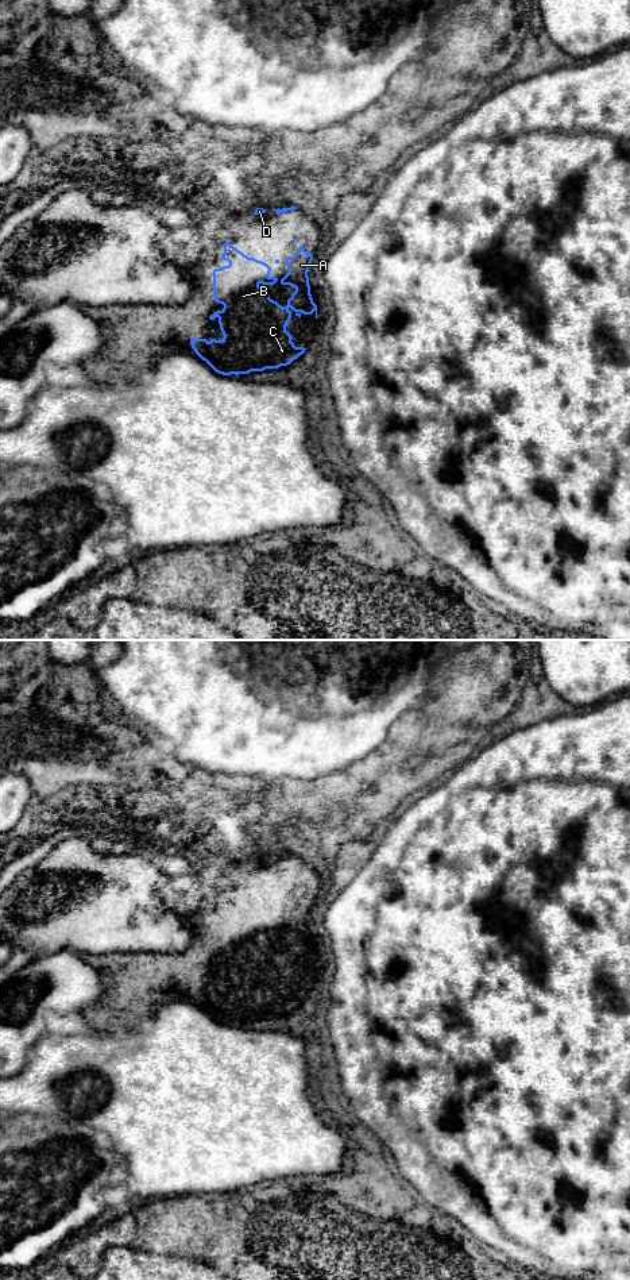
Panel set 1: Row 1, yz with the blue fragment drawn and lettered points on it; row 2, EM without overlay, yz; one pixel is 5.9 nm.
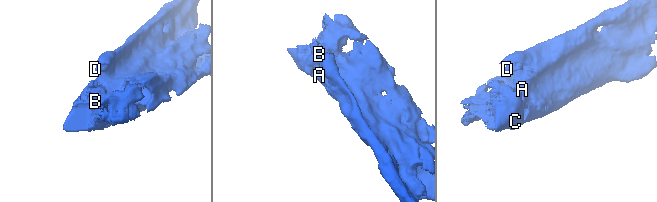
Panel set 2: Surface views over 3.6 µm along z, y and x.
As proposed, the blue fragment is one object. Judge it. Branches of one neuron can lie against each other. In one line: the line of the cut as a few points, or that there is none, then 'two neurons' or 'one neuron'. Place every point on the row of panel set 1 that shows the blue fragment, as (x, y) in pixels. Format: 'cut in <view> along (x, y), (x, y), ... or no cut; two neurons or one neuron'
no cut; one neuron

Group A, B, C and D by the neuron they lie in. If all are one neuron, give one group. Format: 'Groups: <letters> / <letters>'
Groups: A B C D

